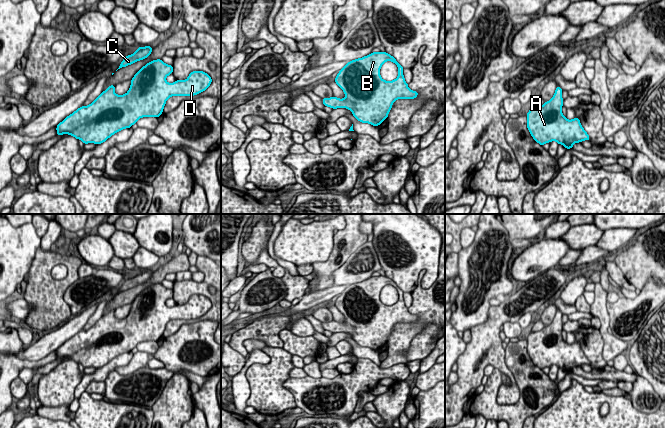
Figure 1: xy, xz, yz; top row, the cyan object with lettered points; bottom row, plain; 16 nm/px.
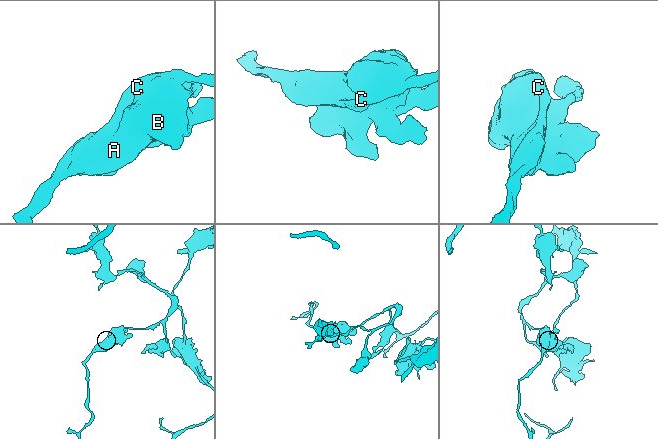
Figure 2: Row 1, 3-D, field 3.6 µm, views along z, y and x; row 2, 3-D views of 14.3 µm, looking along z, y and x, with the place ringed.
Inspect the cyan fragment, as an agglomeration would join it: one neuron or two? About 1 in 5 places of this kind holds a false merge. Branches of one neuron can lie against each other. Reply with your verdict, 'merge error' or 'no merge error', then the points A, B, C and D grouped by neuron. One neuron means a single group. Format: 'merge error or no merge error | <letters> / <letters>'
no merge error | A B C D

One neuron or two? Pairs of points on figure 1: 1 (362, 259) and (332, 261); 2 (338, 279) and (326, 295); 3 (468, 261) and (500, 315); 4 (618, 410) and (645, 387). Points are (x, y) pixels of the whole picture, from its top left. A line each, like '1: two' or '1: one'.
1: two
2: two
3: two
4: two

